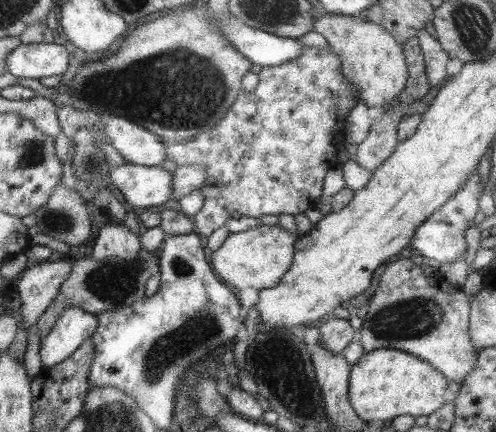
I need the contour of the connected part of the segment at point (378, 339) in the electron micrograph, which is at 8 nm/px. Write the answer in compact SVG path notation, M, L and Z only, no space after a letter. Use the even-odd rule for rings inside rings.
M402 257L386 268L369 305L370 309L363 320L362 328L358 330L357 337L366 353L378 349L402 350L434 366L434 369L444 374L446 380L460 383L475 368L479 349L475 349L472 345L468 332L470 302L458 286L449 284L440 276L436 278L425 276L419 266L409 258Z

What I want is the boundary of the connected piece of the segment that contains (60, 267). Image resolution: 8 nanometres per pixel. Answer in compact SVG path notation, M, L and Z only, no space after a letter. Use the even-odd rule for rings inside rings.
M64 260L52 263L44 261L28 265L18 277L16 288L18 288L20 302L22 303L22 308L20 309L22 319L18 321L18 332L16 332L14 341L12 341L8 349L8 354L12 354L18 363L23 362L24 352L26 352L26 346L28 346L28 334L30 334L31 329L34 329L36 320L44 314L44 310L48 309L48 306L50 306L54 298L59 294L61 283L68 278L70 272L72 272L71 263Z

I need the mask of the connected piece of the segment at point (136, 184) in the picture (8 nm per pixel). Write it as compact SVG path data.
M124 163L112 168L111 187L115 186L122 192L126 202L140 208L160 206L172 198L173 173L160 165L138 166Z

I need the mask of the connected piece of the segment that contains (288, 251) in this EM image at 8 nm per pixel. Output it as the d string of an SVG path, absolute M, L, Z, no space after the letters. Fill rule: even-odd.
M279 223L274 226L262 225L231 234L217 251L209 254L209 258L212 268L231 287L238 291L245 288L262 291L278 286L280 279L292 267L297 240L298 236L284 230Z

